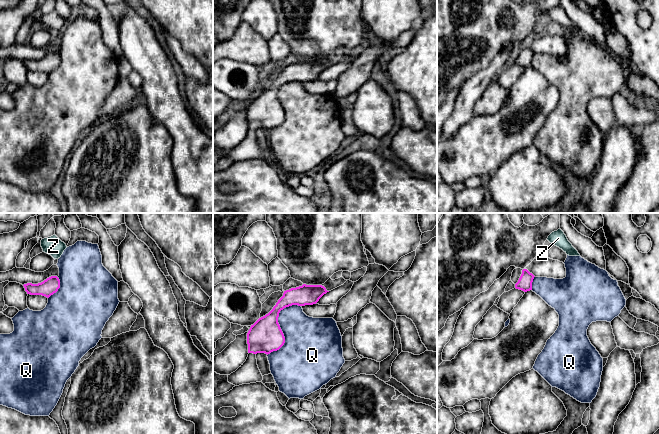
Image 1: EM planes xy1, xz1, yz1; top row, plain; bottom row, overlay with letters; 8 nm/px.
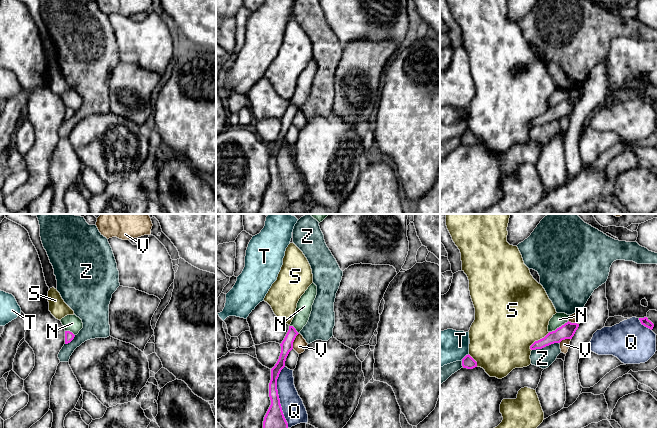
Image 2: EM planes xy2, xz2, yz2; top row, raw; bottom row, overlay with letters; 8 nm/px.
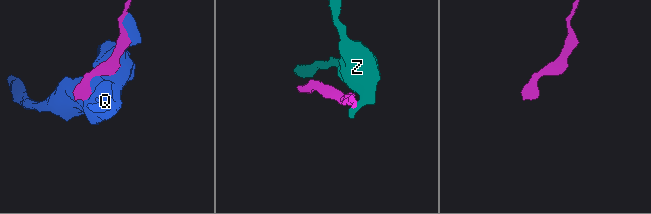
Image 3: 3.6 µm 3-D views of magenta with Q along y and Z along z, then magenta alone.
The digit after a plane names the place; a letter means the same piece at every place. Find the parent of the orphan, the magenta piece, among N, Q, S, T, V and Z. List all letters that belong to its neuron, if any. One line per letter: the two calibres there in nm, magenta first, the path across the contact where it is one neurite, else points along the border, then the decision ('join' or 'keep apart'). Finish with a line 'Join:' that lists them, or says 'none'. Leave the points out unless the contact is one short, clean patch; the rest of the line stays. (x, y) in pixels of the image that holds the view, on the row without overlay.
N: 120 nm thick on the magenta side, 110 nm on the other; keep apart
Q: 280 nm thick on the magenta side, 360 nm on the other; keep apart
S: 120 nm thick on the magenta side, 480 nm on the other; keep apart
T: 100 nm thick on the magenta side, 280 nm on the other; border along yz2 (468, 129), (461, 136); keep apart
V: 100 nm thick on the magenta side, 110 nm on the other; border along xz2 (299, 109), (293, 118), (292, 124); keep apart
Z: 120 nm thick on the magenta side, 160 nm on the other; keep apart
Join: none

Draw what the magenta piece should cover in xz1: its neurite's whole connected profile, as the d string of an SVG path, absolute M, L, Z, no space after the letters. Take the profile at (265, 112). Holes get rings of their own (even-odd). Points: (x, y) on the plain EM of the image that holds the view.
M306 61L284 67L273 85L251 101L247 109L248 133L233 149L228 151L228 158L239 162L262 158L263 152L258 144L256 130L270 130L279 126L285 119L284 110L278 99L281 86L292 81L305 82L316 80L326 70L322 61Z

